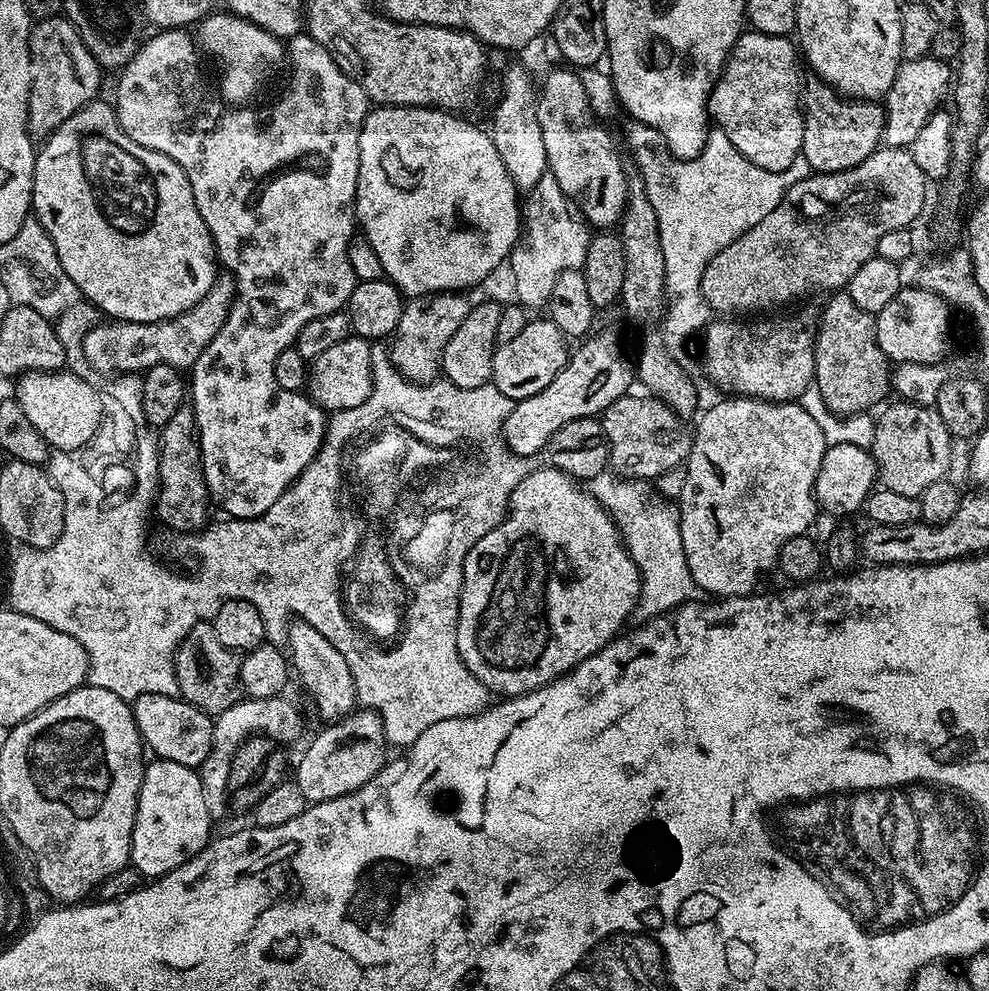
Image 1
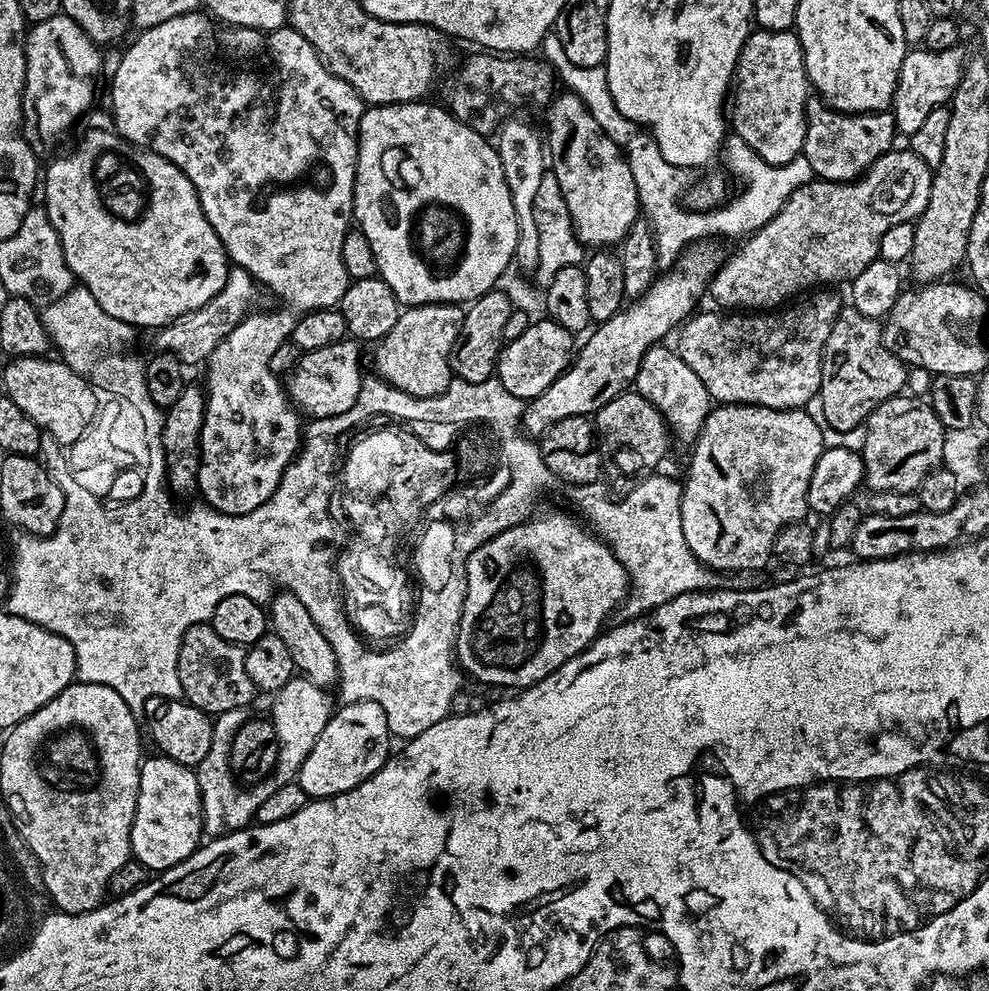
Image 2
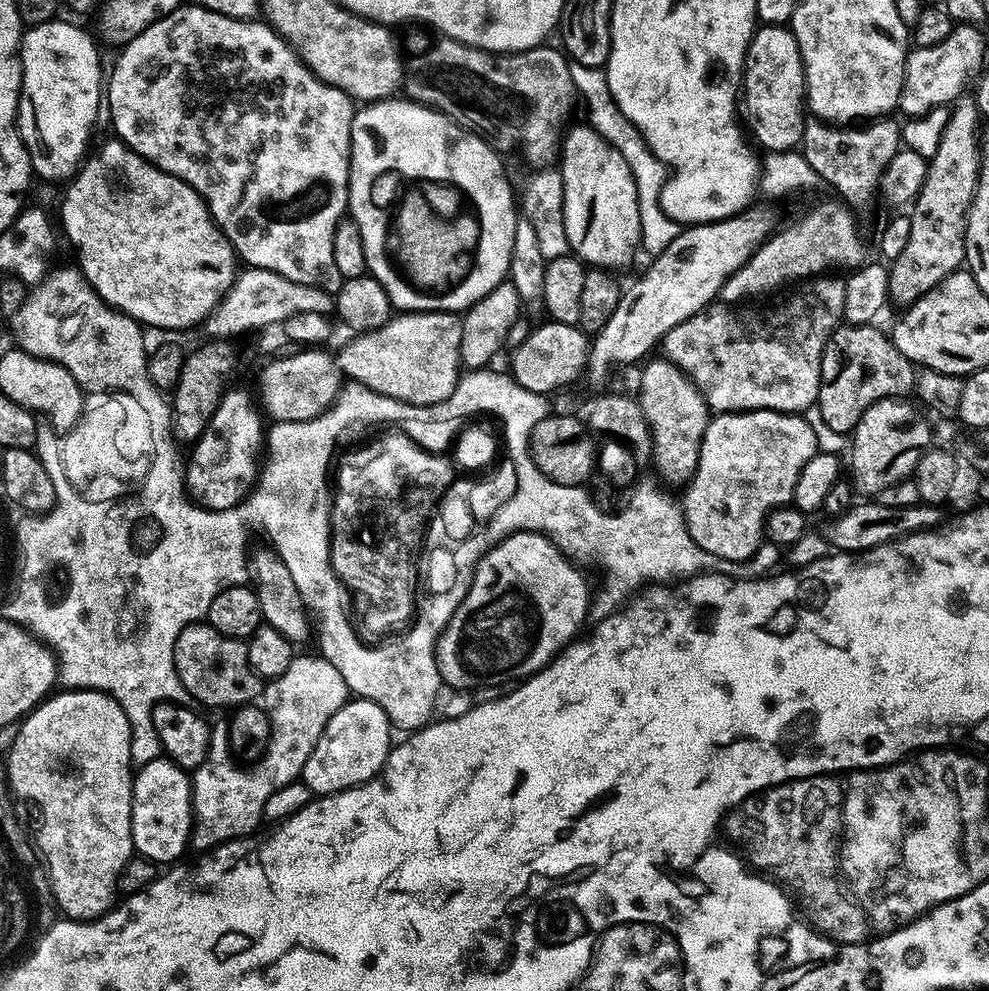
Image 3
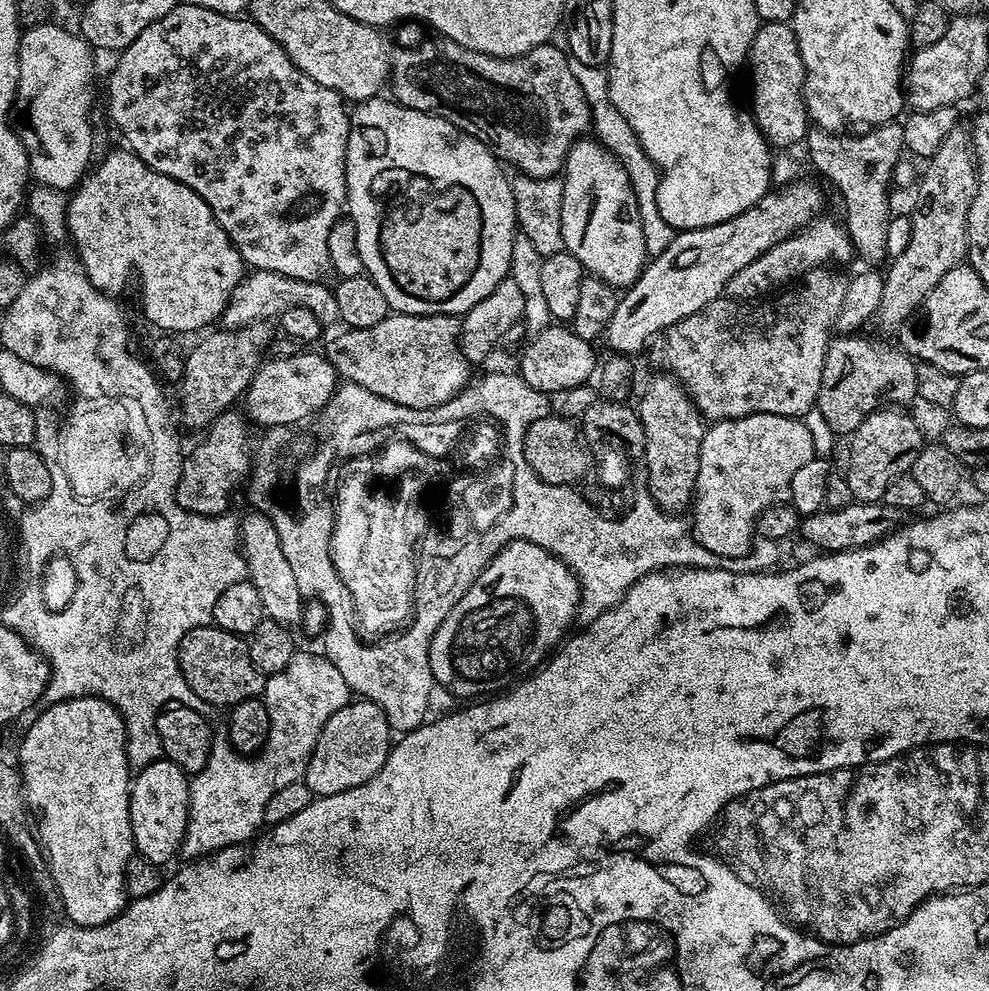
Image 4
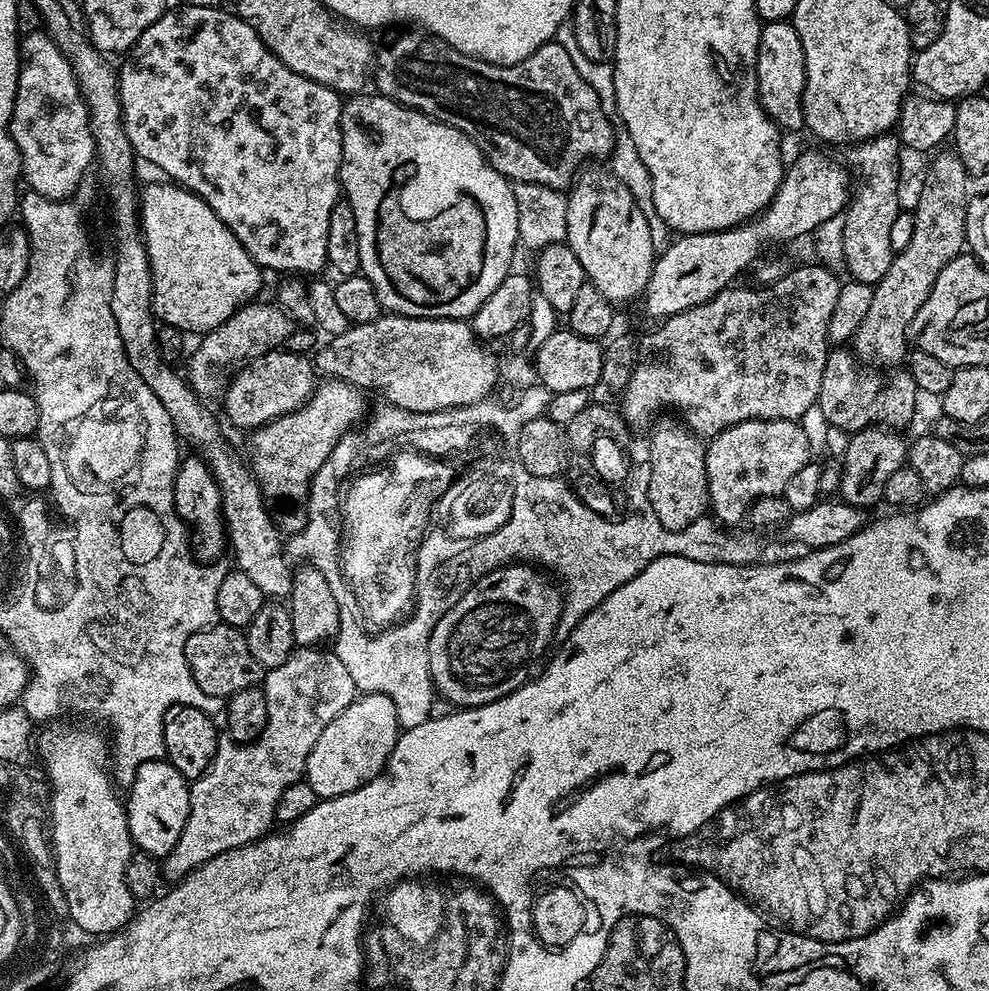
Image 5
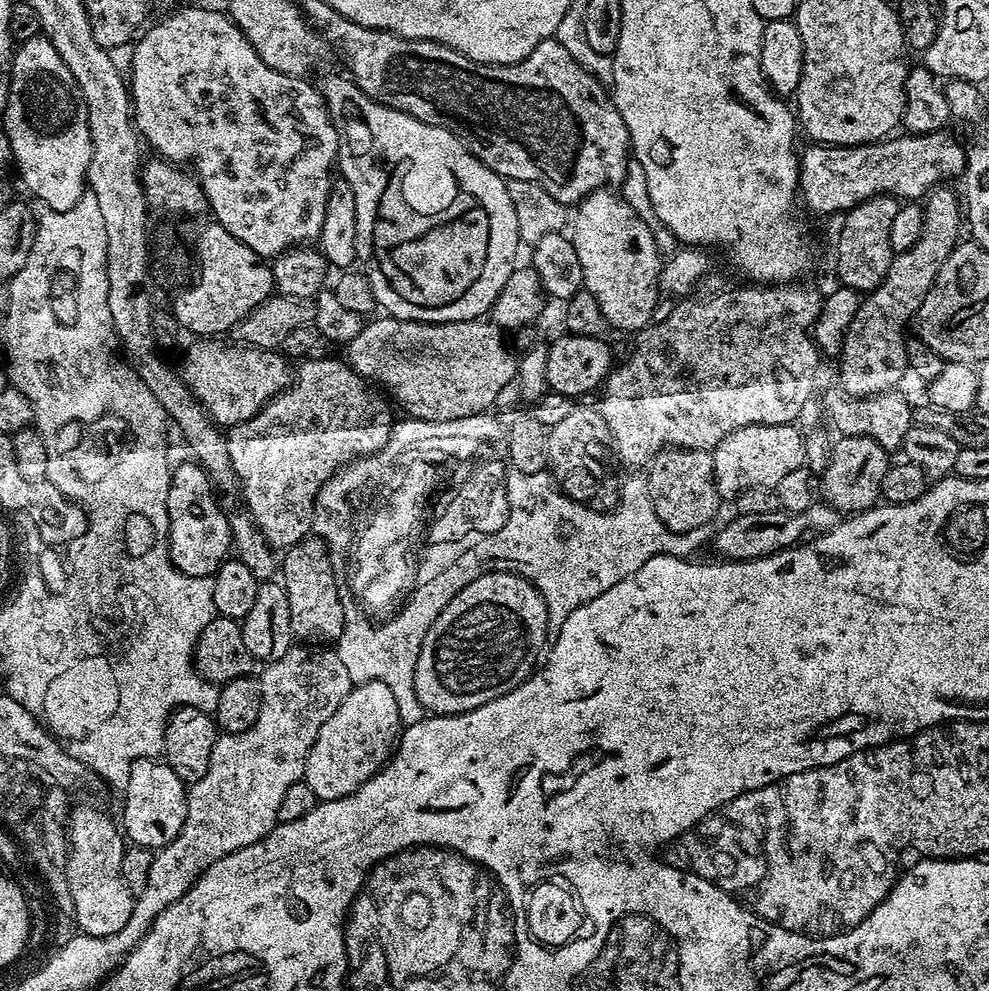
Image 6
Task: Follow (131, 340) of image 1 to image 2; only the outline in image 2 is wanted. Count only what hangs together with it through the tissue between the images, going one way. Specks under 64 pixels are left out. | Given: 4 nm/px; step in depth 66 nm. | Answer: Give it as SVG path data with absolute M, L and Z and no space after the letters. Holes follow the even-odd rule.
M229 267L222 290L218 290L218 294L214 294L214 298L210 298L206 306L180 316L159 329L155 333L157 344L155 347L162 352L173 352L185 366L203 365L208 355L218 346L218 342L222 342L226 334L230 334L230 330L234 330L234 326L238 326L238 322L242 322L245 316L253 311L255 304L252 303L256 300L256 291L258 285L245 268Z

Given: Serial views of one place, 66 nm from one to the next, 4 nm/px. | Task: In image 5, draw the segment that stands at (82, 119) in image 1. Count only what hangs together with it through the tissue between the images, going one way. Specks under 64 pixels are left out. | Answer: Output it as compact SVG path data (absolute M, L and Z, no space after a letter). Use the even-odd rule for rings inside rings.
M175 182L163 183L148 184L145 188L143 185L138 196L140 231L144 234L144 246L152 267L152 313L157 321L174 326L185 334L203 334L257 299L262 269L202 197Z

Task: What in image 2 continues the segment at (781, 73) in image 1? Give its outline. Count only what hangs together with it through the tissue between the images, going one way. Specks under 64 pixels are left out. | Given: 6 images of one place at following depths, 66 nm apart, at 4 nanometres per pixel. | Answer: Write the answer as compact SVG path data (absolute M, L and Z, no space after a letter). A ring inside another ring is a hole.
M795 31L751 32L740 51L736 63L734 87L730 92L731 131L740 136L742 142L746 142L746 146L750 146L750 150L757 152L766 163L788 164L804 150L804 135L808 125L808 120L804 117L804 107L808 99L810 99L810 85L804 65L804 51Z

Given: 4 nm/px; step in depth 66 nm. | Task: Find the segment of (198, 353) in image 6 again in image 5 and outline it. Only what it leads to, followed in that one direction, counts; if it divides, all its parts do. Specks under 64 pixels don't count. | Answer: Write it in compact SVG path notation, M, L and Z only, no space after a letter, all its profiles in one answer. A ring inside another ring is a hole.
M287 350L262 354L262 358L248 361L233 376L236 377L232 381L227 381L222 405L229 422L247 430L261 428L271 420L298 410L312 397L318 383L313 361L307 355Z

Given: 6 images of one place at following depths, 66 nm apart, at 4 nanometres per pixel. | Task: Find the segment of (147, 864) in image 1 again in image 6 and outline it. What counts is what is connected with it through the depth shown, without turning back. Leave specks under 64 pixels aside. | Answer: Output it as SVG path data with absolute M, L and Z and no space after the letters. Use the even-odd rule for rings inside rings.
M160 758L134 762L130 770L129 785L122 789L122 796L124 796L122 828L127 839L135 847L159 850L174 842L174 838L178 838L182 822L186 822L188 793L178 774L170 770L167 762Z

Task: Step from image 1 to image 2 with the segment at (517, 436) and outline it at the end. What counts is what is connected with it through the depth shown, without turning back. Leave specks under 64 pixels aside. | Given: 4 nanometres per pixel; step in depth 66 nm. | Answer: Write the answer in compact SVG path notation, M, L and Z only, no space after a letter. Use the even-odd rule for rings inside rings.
M701 242L698 244L691 244L689 248L685 248L683 252L679 253L679 255L675 257L676 265L674 265L673 268L665 274L665 276L664 273L657 275L653 284L649 286L649 288L644 293L642 293L642 295L640 295L636 299L633 299L631 302L625 303L620 312L618 314L614 314L614 318L610 318L607 322L605 322L605 324L595 325L594 331L596 331L596 333L594 333L593 336L590 337L589 340L581 346L581 348L579 345L578 351L575 353L574 359L572 363L569 364L568 369L565 370L563 374L561 374L559 378L555 380L554 383L552 383L550 386L546 386L546 390L542 390L542 394L538 394L536 397L534 397L533 400L529 400L527 401L527 403L525 403L522 419L523 431L527 433L529 437L539 438L548 431L548 428L550 426L554 426L562 418L574 418L575 416L591 417L593 414L599 411L602 406L606 406L608 402L619 395L620 392L625 391L625 389L627 389L629 385L631 385L633 381L635 381L638 370L640 369L640 363L642 362L642 358L644 357L644 355L647 354L647 352L650 351L652 347L659 345L661 341L665 339L663 338L663 336L666 335L667 332L671 330L671 328L672 331L679 329L680 325L688 319L688 317L693 313L693 310L697 307L697 305L695 306L695 304L699 302L700 295L705 295L706 289L709 287L709 284L712 281L712 276L715 275L715 273L720 268L720 265L723 264L726 259L726 252L723 252L723 250L720 249L719 246L716 244L719 243Z

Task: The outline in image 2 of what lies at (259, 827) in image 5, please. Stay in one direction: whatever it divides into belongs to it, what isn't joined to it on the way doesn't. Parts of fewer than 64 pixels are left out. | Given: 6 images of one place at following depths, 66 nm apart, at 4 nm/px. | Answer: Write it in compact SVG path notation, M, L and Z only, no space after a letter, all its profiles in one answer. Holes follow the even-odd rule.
M295 676L282 690L273 695L270 719L275 726L276 740L279 742L279 758L267 780L256 785L239 785L229 766L229 752L232 746L221 738L220 727L213 723L210 754L206 754L206 758L202 758L202 762L194 769L200 787L204 831L209 837L225 836L226 833L247 827L255 819L263 799L274 794L279 785L289 784L299 775L302 762L314 748L334 710L328 694L325 689L304 677Z

